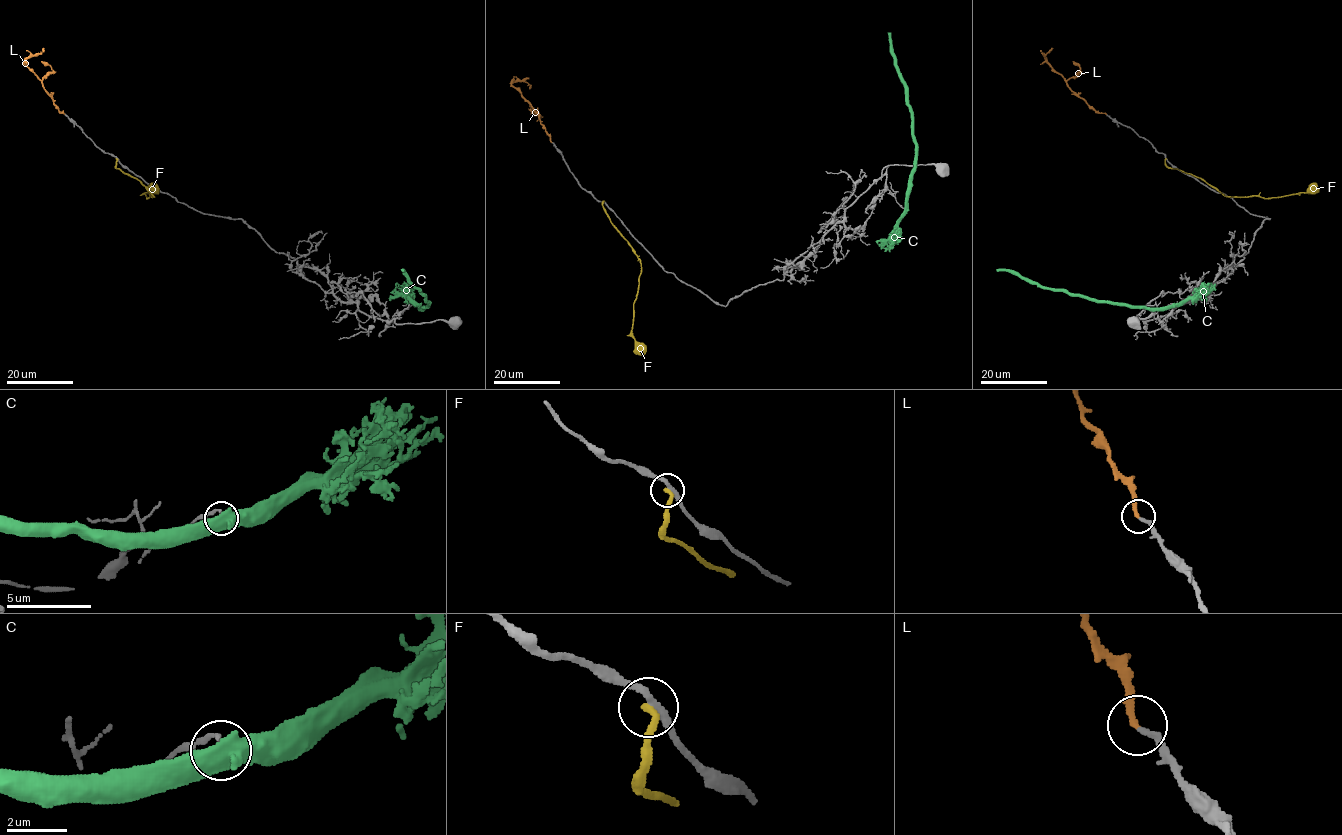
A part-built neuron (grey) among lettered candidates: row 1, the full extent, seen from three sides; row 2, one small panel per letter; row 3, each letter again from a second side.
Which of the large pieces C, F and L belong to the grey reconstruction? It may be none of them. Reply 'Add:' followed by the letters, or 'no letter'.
Add: L

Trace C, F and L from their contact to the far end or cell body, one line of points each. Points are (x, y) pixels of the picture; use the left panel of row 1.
C: (418, 305), (426, 306), (426, 298), (400, 269)
F: (116, 159), (116, 167), (135, 178), (154, 196), (147, 198), (145, 193), (150, 192), (155, 184)
L: (64, 114), (24, 63), (42, 48)

